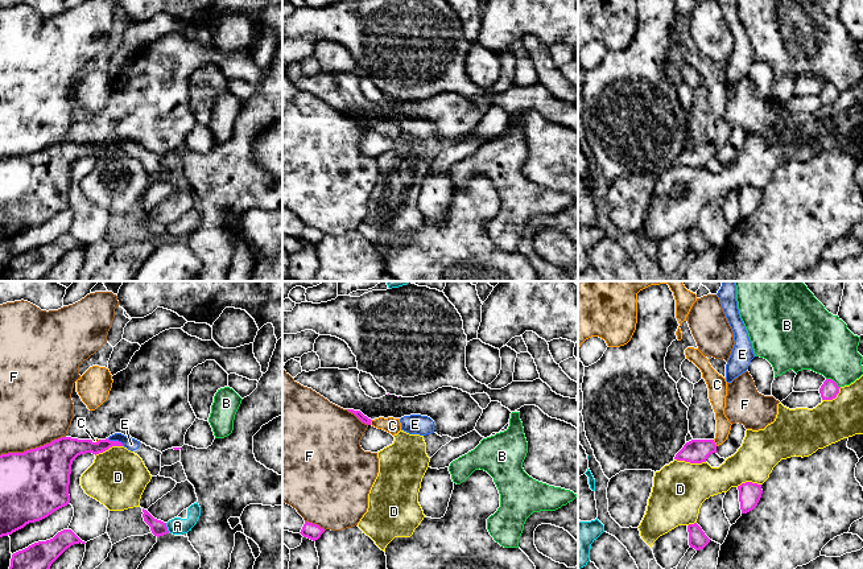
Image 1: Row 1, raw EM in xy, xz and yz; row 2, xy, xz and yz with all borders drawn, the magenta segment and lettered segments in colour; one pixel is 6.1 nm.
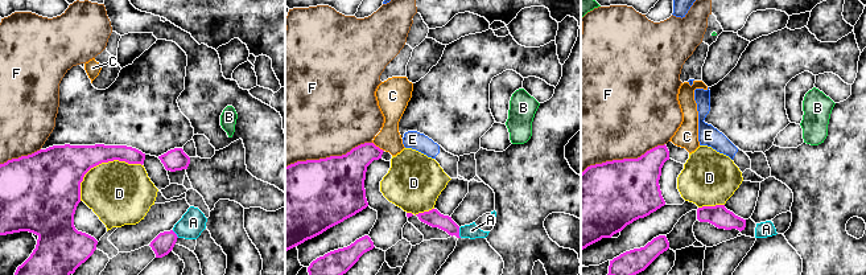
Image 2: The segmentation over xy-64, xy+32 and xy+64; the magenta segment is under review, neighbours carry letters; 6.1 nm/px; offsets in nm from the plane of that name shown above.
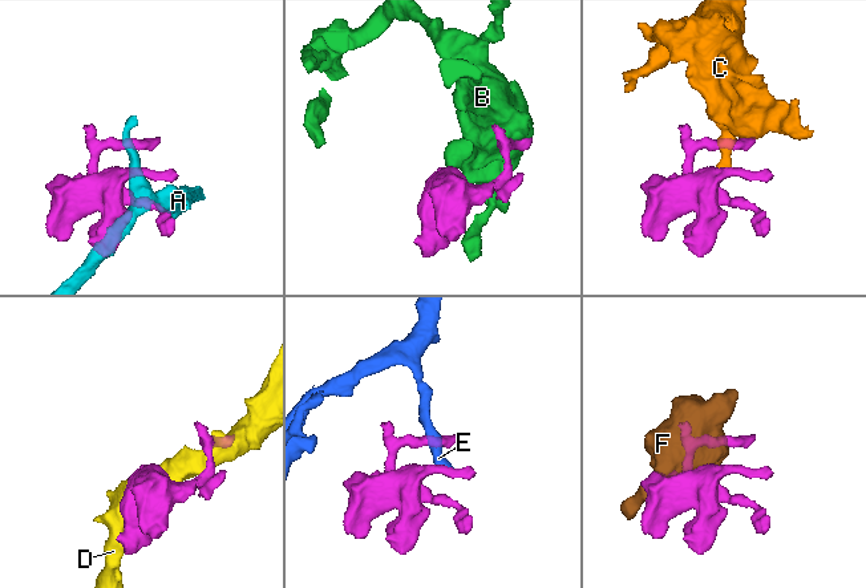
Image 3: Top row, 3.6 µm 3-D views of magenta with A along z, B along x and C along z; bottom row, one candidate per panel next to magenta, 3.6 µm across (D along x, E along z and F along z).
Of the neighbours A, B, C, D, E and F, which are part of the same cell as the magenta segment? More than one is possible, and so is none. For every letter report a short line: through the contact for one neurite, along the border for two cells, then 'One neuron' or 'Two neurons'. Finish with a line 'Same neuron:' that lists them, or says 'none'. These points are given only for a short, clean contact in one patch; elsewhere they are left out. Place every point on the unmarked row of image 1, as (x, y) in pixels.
A: Two neurons
B: Line: yz (826, 82), (830, 82), (839, 91). Two neurons
C: Line: yz (713, 144), (717, 149). Two neurons
D: Two neurons
E: Line: xy (107, 143), (116, 144), (123, 149). Two neurons
F: Two neurons
Same neuron: none

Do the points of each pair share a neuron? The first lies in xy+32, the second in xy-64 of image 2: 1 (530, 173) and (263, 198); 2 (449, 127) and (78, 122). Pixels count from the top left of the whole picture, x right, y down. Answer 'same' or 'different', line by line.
1: same
2: same

